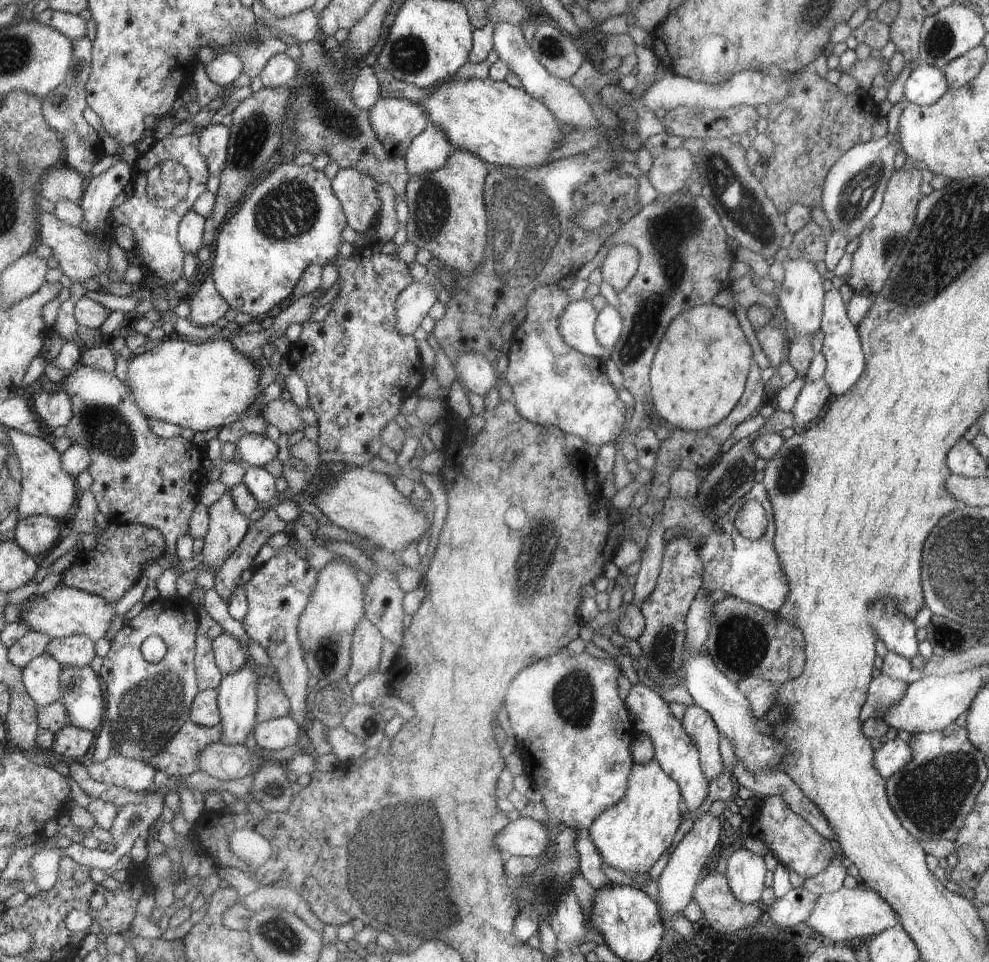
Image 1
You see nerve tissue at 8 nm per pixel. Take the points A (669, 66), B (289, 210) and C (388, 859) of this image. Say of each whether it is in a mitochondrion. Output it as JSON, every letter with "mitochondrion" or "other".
{"A":"other","B":"mitochondrion","C":"mitochondrion"}

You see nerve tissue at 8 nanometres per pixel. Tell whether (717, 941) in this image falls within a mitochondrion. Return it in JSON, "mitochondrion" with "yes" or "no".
{"mitochondrion":"no"}

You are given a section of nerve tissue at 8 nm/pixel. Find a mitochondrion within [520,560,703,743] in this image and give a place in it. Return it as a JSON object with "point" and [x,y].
{"point":[574,698]}

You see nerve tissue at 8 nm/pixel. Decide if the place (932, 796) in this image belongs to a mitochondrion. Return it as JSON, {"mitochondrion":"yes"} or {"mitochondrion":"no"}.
{"mitochondrion":"yes"}

